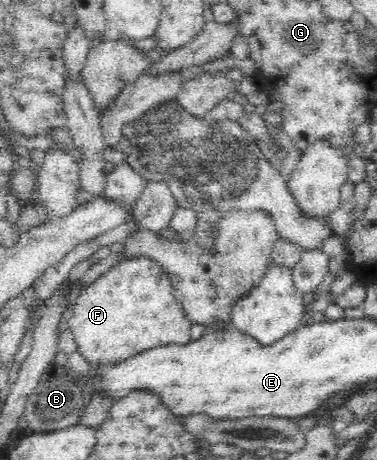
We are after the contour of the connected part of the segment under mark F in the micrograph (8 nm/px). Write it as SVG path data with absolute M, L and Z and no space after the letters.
M142 256L120 261L118 265L99 275L76 298L68 324L75 337L77 349L87 362L94 365L106 363L107 360L126 359L127 356L146 351L146 347L190 342L192 323L184 318L182 307L174 299L173 292L170 274L166 273L158 262Z

